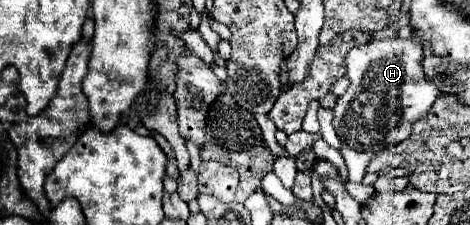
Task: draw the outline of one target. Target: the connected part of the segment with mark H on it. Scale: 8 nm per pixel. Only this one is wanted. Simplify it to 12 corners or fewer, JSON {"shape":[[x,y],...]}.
{"shape":[[421,44],[355,46],[333,108],[349,180],[411,136],[439,88]]}

